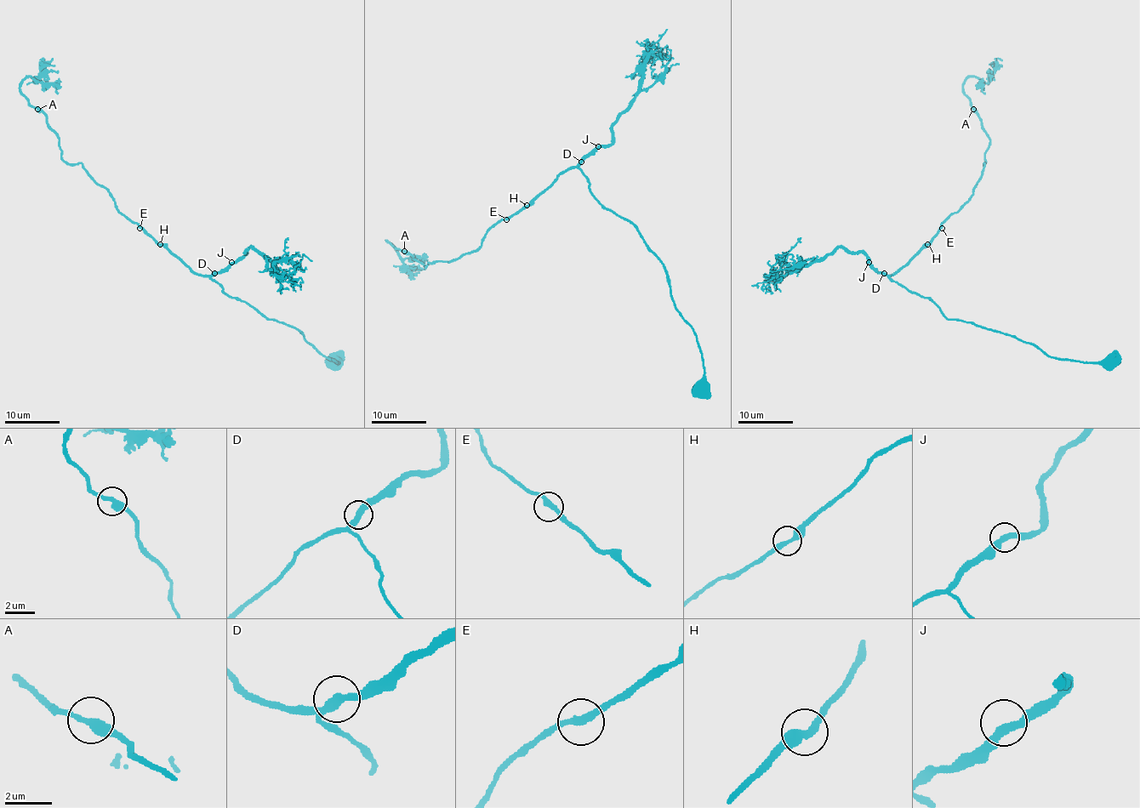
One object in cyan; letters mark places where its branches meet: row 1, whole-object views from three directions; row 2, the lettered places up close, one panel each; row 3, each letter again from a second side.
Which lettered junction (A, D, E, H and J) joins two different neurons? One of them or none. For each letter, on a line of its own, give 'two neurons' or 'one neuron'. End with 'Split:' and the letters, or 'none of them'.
A: one neuron
D: one neuron
E: one neuron
H: one neuron
J: one neuron
Split: none of them

